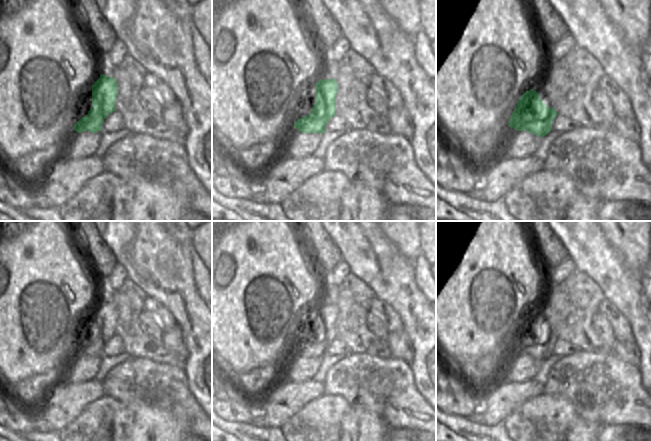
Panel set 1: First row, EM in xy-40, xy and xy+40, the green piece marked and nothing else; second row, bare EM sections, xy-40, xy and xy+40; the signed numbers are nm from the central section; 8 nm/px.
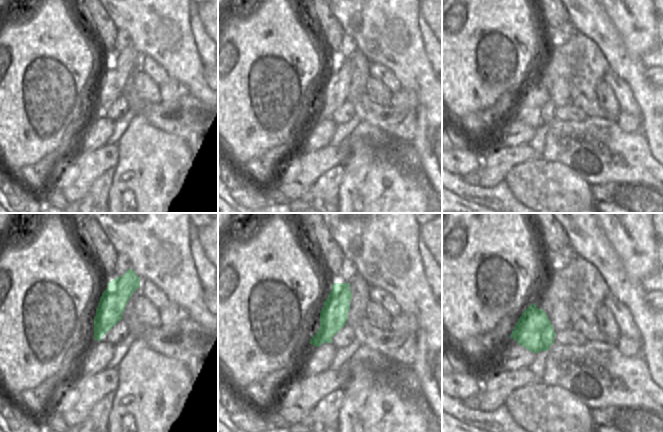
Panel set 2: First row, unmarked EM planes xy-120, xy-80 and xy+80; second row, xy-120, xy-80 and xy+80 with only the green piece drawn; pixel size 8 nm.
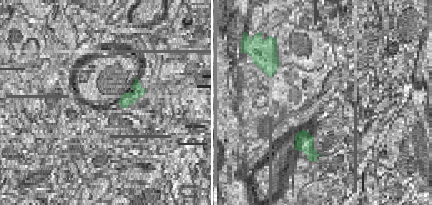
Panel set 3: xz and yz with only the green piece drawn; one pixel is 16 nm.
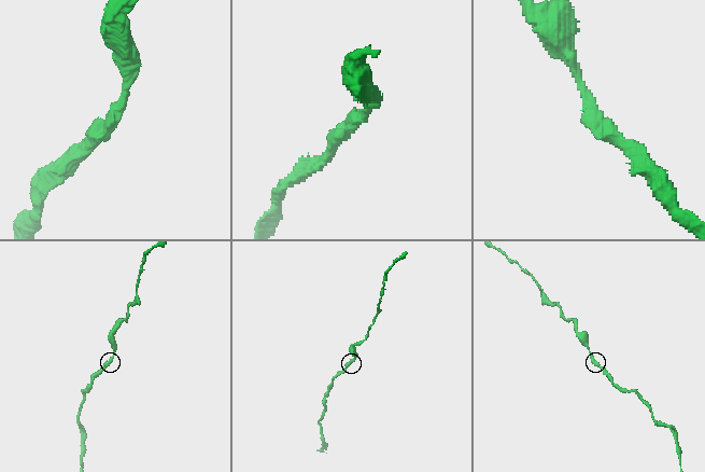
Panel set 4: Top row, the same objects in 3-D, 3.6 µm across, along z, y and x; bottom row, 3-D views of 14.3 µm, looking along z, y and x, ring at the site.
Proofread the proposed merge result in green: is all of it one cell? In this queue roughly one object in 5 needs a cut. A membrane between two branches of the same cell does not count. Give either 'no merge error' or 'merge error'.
no merge error

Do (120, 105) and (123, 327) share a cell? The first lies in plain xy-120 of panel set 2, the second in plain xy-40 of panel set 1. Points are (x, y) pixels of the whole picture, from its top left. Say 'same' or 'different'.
different

